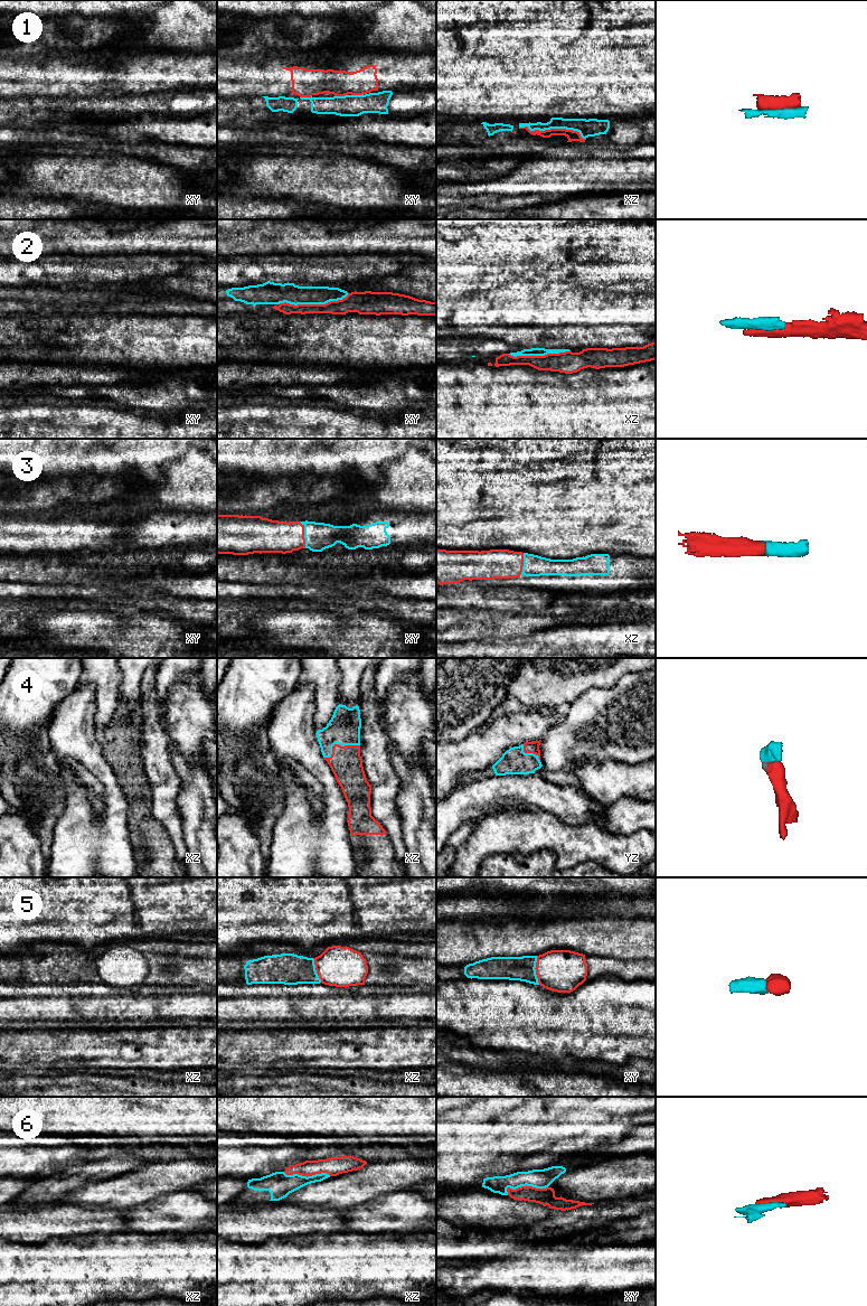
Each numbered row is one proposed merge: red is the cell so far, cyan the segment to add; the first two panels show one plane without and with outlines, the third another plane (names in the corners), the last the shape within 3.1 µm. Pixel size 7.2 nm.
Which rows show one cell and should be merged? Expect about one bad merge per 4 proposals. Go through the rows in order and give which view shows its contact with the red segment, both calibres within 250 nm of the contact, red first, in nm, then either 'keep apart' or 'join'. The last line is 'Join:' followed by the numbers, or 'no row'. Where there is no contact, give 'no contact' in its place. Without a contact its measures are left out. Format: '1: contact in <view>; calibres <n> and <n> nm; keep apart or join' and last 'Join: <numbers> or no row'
1: contact in xz; calibres 80 and 130 nm; keep apart
2: contact in xy; calibres 110 and 140 nm; join
3: contact in xy; calibres 240 and 200 nm; join
4: contact in xz; calibres 220 and 240 nm; join
5: contact in xy; calibres 300 and 180 nm; join
6: contact in xy; calibres 130 and 140 nm; join
Join: 2, 3, 4, 5, 6

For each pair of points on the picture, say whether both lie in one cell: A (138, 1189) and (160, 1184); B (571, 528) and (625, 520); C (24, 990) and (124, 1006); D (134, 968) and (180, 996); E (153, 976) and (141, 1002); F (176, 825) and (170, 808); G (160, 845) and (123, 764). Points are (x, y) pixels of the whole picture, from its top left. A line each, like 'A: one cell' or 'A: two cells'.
A: one cell
B: one cell
C: one cell
D: two cells
E: two cells
F: one cell
G: one cell

